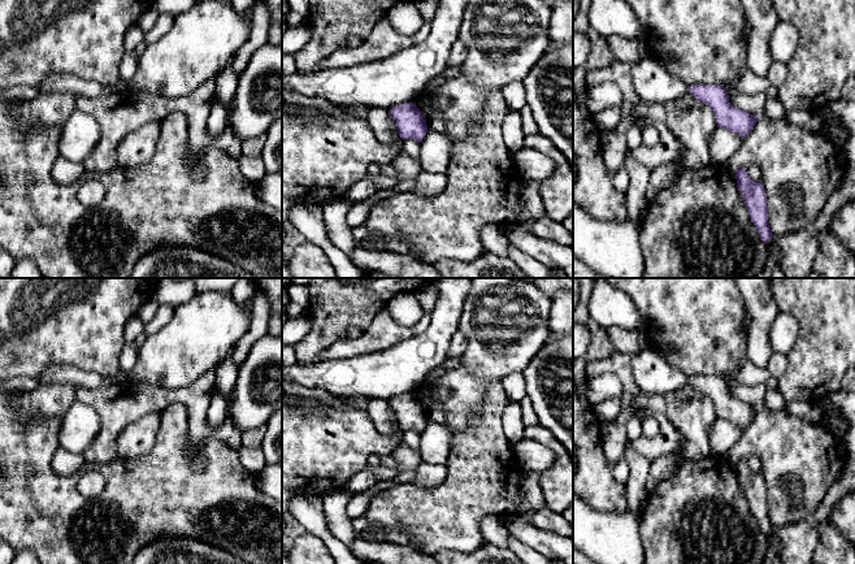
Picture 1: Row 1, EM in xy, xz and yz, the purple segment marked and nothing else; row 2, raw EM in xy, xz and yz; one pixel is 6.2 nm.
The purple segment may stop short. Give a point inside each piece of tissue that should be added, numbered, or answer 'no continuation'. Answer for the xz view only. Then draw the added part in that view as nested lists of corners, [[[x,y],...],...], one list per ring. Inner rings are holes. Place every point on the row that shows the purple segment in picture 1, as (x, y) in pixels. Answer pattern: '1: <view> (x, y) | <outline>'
no continuation

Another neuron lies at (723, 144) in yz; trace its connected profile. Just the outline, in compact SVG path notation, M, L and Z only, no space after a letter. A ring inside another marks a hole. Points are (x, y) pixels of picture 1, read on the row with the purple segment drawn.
M717 127L709 140L709 165L728 168L729 159L739 149L742 142L741 136Z

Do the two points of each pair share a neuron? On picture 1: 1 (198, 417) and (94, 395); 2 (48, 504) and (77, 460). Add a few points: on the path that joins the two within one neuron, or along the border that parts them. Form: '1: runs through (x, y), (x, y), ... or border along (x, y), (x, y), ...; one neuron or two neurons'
1: runs through (177, 397), (138, 399), (121, 404); one neuron
2: border along (86, 461), (69, 476), (59, 476), (50, 464); two neurons

